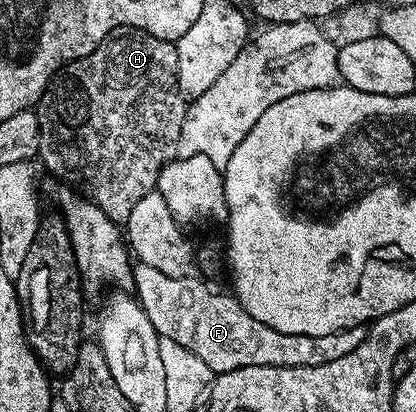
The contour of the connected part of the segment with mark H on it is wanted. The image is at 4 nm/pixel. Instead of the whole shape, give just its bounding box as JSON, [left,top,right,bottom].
[34,28,186,225]

